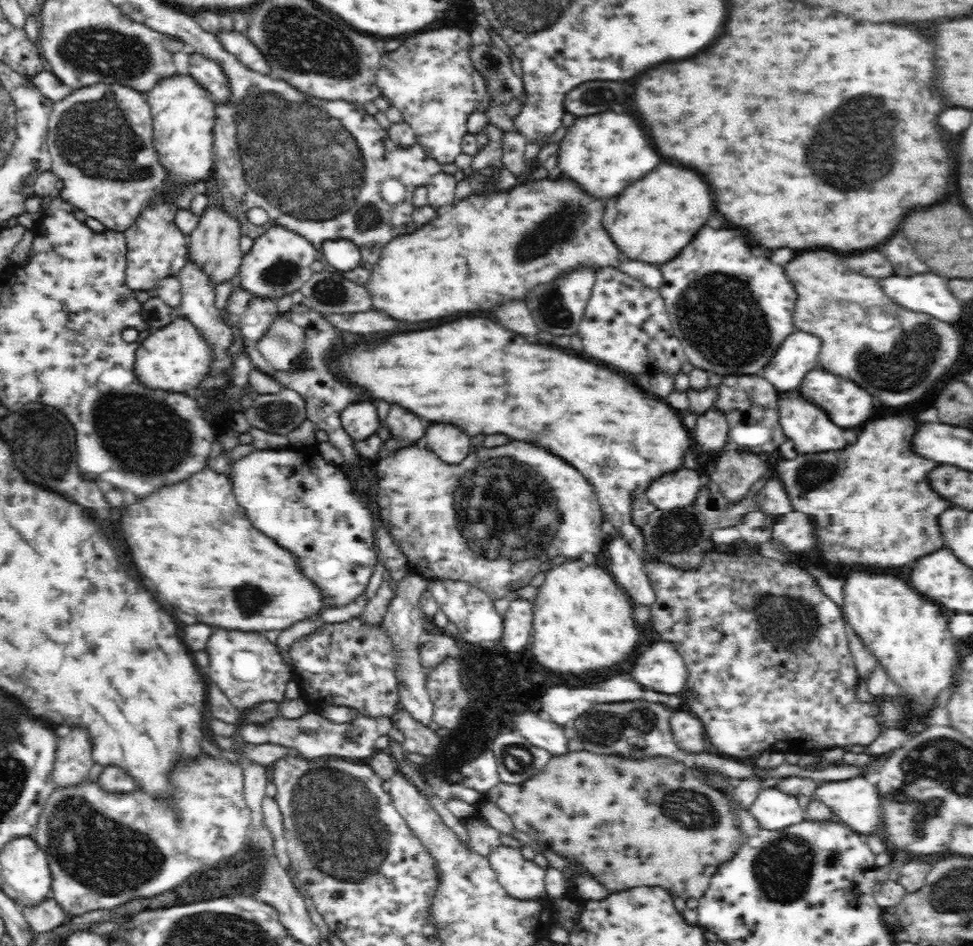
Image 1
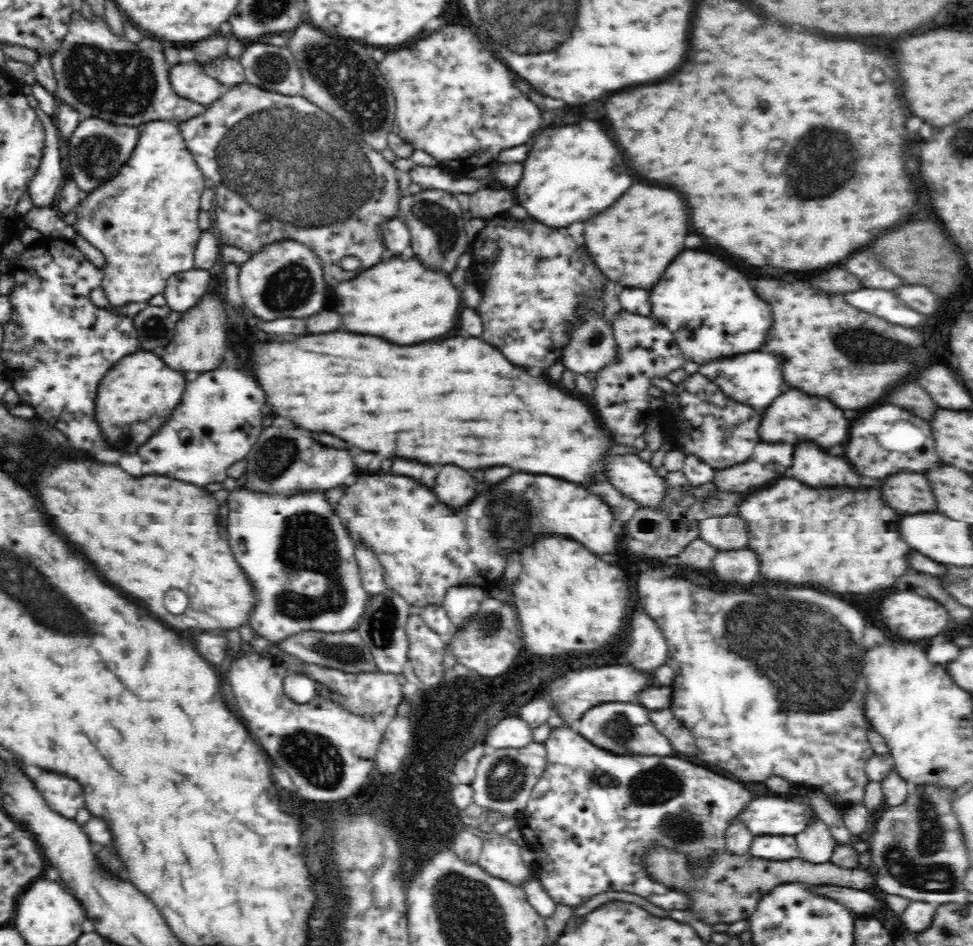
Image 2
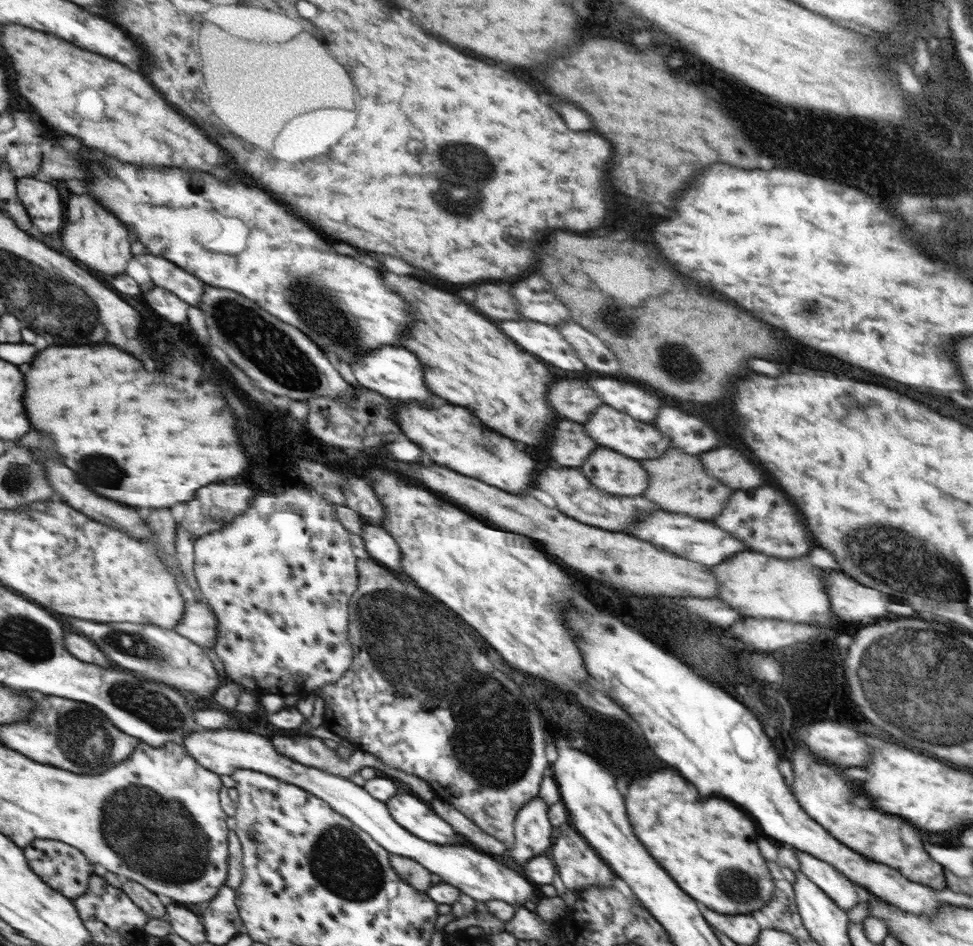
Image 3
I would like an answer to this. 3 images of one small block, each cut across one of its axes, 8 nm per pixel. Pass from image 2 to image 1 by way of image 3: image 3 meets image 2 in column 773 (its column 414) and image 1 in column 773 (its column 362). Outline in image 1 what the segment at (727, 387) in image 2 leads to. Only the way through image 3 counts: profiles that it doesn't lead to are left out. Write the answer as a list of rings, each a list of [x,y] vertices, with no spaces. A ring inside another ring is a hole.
[[[795,331],[782,342],[776,356],[768,366],[764,366],[760,376],[778,392],[797,390],[806,372],[818,368],[820,344],[821,341],[813,334]]]

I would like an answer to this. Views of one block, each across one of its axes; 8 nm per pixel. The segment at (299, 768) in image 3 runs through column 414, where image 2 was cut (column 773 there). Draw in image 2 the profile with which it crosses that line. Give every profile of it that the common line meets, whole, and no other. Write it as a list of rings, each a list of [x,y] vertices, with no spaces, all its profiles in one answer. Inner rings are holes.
[[[756,836],[750,854],[764,860],[792,860],[798,857],[797,841],[795,836]]]

